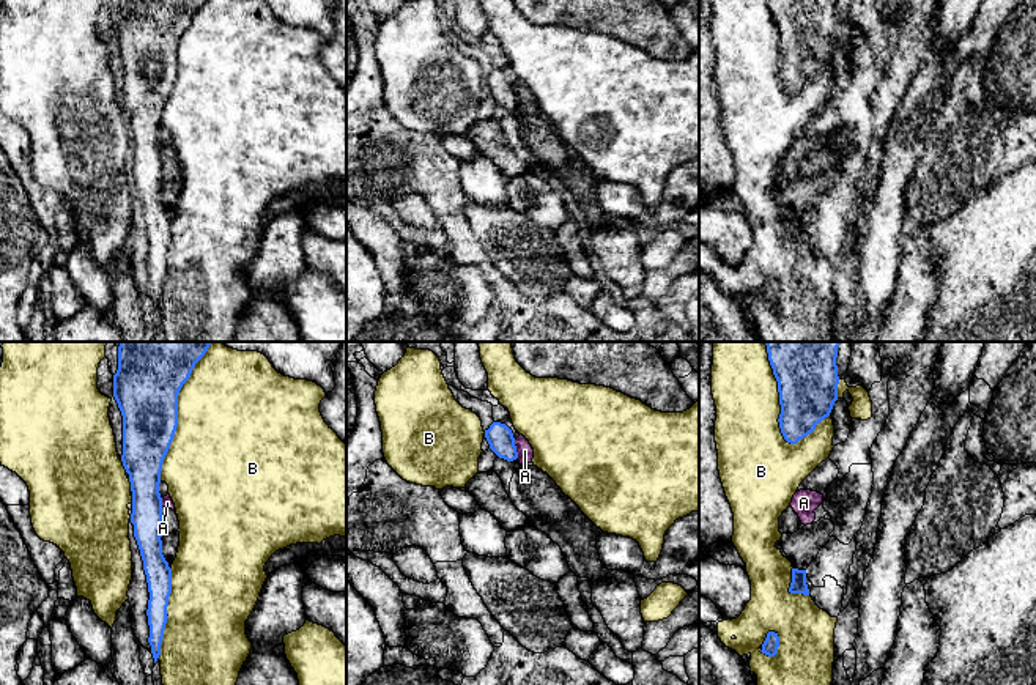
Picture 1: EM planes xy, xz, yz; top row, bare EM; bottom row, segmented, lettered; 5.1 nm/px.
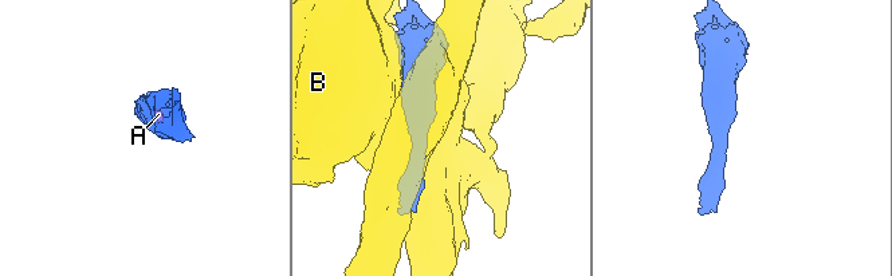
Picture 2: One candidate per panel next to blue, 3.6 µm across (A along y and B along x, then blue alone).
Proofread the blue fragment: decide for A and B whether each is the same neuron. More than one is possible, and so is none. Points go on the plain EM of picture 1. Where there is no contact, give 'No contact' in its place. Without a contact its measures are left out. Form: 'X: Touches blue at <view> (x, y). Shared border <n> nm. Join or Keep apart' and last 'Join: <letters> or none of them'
A: Touches blue at xz (515, 96). Shared border 100 nm. Keep apart
B: Touches blue at yz (780, 49). Shared border 500 nm. Keep apart
Join: none of them

